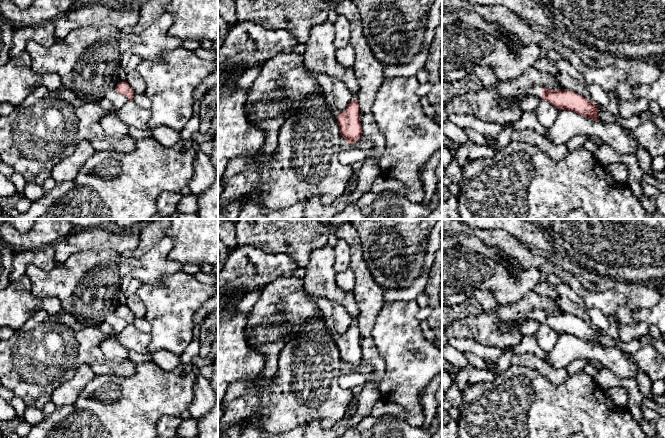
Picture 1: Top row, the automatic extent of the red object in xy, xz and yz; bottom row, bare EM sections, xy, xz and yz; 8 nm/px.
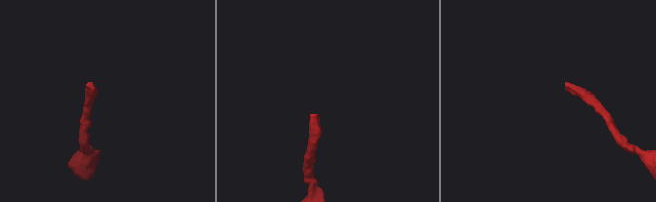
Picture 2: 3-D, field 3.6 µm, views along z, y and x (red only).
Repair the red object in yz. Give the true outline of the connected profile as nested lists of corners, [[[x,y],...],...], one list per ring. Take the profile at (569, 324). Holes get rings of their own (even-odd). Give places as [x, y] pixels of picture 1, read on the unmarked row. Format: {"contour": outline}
{"contour": [[[533,309],[529,313],[529,318],[538,321],[539,324],[548,325],[559,334],[573,335],[592,344],[600,345],[597,342],[597,330],[574,315],[562,313],[548,314],[540,309]]]}

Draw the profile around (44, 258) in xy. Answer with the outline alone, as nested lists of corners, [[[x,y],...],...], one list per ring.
[[[48,245],[38,251],[18,251],[13,257],[13,269],[10,273],[10,281],[17,281],[26,274],[28,266],[34,265],[44,271],[51,271],[55,266],[55,247]]]

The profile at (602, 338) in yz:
[[[597,330],[597,342],[604,347],[616,346],[616,342],[609,338],[604,332]]]

